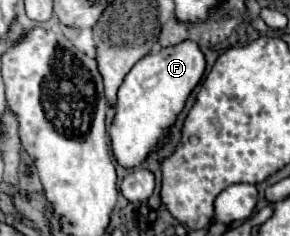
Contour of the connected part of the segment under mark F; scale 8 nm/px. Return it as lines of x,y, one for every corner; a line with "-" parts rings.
184,40
176,46
170,48
160,48
160,52
156,54
148,54
144,56
124,78
122,86
118,88
118,98
116,98
116,106
114,106
114,118
110,124
110,140
112,140
112,152
116,156
116,162
126,168
138,168
142,166
142,162
148,158
150,152
156,152
158,148
162,148
166,142
170,142
170,128
174,126
178,114
182,112
190,92
194,90
194,86
202,80
204,74
204,54
200,52
200,48
196,46
196,42
192,40

